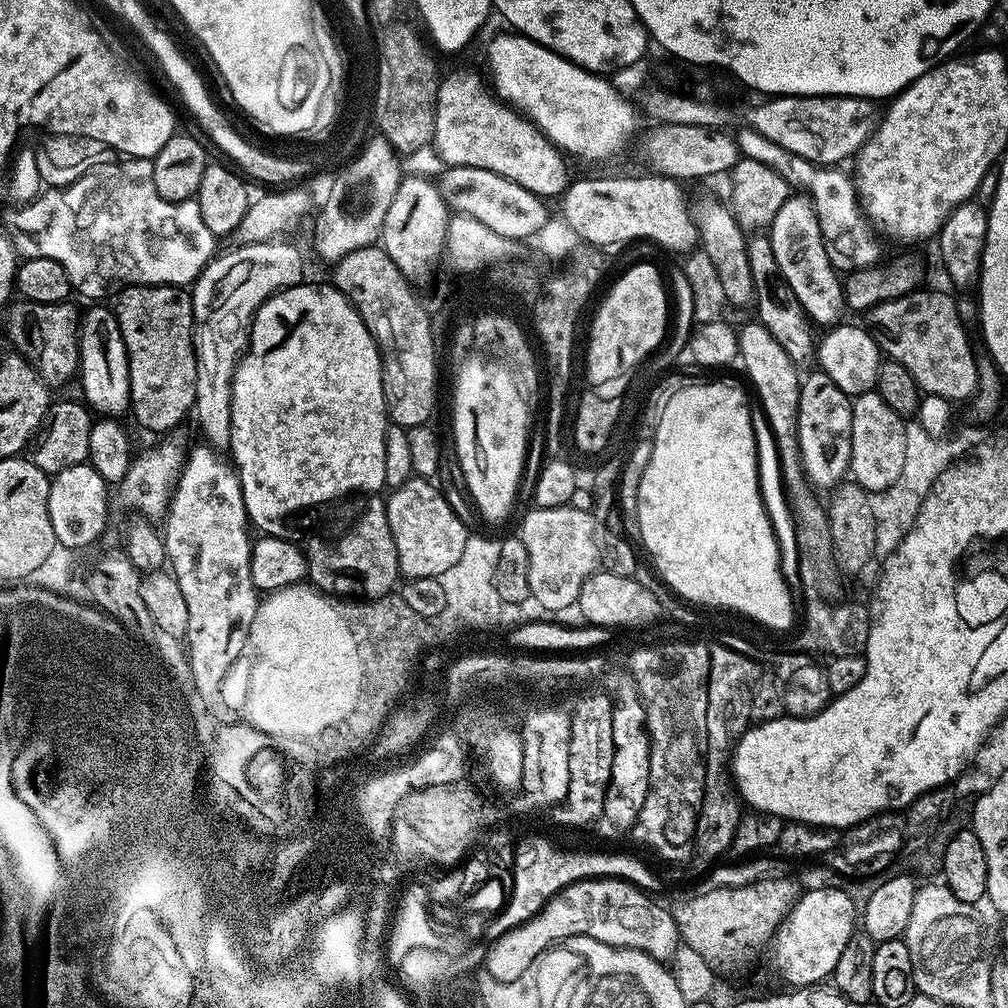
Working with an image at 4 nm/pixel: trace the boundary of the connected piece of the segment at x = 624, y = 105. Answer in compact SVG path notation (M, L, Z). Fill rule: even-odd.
M519 34L496 36L488 44L488 68L492 71L490 84L497 96L517 112L528 117L561 151L586 160L604 160L615 154L624 139L636 128L637 109L603 75L587 72L574 62L554 54L546 46Z

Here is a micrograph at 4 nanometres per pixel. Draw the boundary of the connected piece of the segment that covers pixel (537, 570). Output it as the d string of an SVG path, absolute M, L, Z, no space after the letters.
M571 506L533 507L531 511L525 514L524 521L518 529L522 546L526 546L526 558L529 559L528 595L533 601L536 599L548 611L545 613L556 614L552 612L560 612L571 604L573 607L579 601L582 582L586 582L586 578L590 578L592 573L597 571L600 563L600 544L598 537L596 538L596 524L592 521L594 518L592 512L574 510Z

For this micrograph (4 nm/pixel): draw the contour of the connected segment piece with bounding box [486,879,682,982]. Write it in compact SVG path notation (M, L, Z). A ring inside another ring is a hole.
M588 879L567 885L551 896L536 916L491 941L486 966L498 982L514 982L538 954L574 936L589 936L615 948L633 948L668 962L676 947L681 947L680 931L671 911L651 898L647 891L622 879Z

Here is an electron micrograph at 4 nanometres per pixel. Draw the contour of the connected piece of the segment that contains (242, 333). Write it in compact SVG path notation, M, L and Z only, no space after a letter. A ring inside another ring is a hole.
M267 242L221 251L191 285L192 345L196 355L196 407L194 420L204 435L203 443L219 454L230 449L232 374L248 344L252 318L274 293L293 288L305 279L304 260L292 244Z

